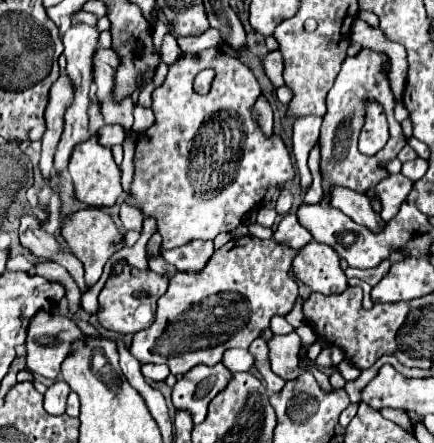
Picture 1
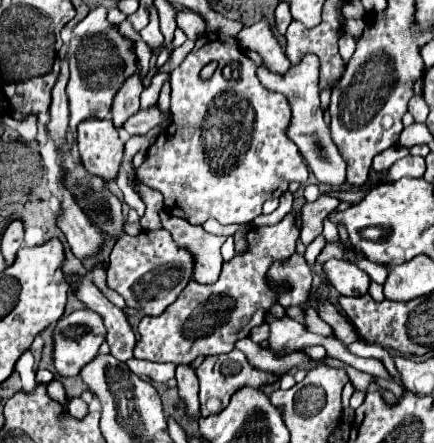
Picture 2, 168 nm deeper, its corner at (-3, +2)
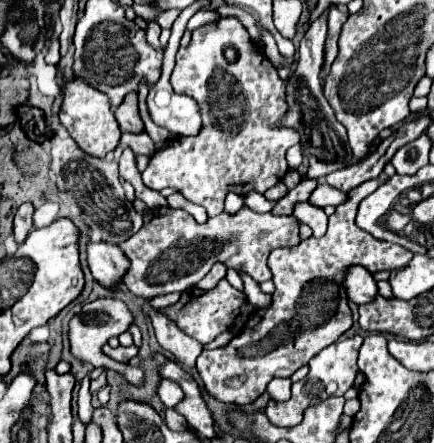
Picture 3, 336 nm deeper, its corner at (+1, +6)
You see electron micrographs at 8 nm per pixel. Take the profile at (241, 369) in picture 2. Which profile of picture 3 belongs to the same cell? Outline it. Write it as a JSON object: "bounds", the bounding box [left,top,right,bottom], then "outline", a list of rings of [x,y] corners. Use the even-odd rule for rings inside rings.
{"bounds":[196,178,412,404],"outline":[[[374,178],[350,190],[348,202],[338,206],[330,216],[328,232],[322,238],[308,238],[294,248],[278,248],[270,254],[268,266],[276,286],[272,306],[268,310],[256,310],[244,332],[232,338],[224,348],[206,348],[196,360],[204,390],[212,398],[226,404],[250,404],[266,390],[272,378],[290,378],[322,348],[334,344],[348,332],[352,328],[352,312],[342,286],[342,276],[348,266],[360,264],[370,272],[378,272],[394,270],[410,262],[412,252],[390,242],[374,240],[354,224],[358,202],[372,194],[382,182],[384,180]]]}

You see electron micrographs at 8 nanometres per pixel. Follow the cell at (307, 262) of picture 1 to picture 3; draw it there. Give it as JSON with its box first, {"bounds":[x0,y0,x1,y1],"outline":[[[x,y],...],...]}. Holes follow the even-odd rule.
{"bounds":[344,266,378,304],"outline":[[[350,266],[346,270],[344,288],[346,288],[348,300],[352,300],[354,304],[366,304],[366,302],[374,300],[374,296],[378,294],[372,274],[362,266]]]}

